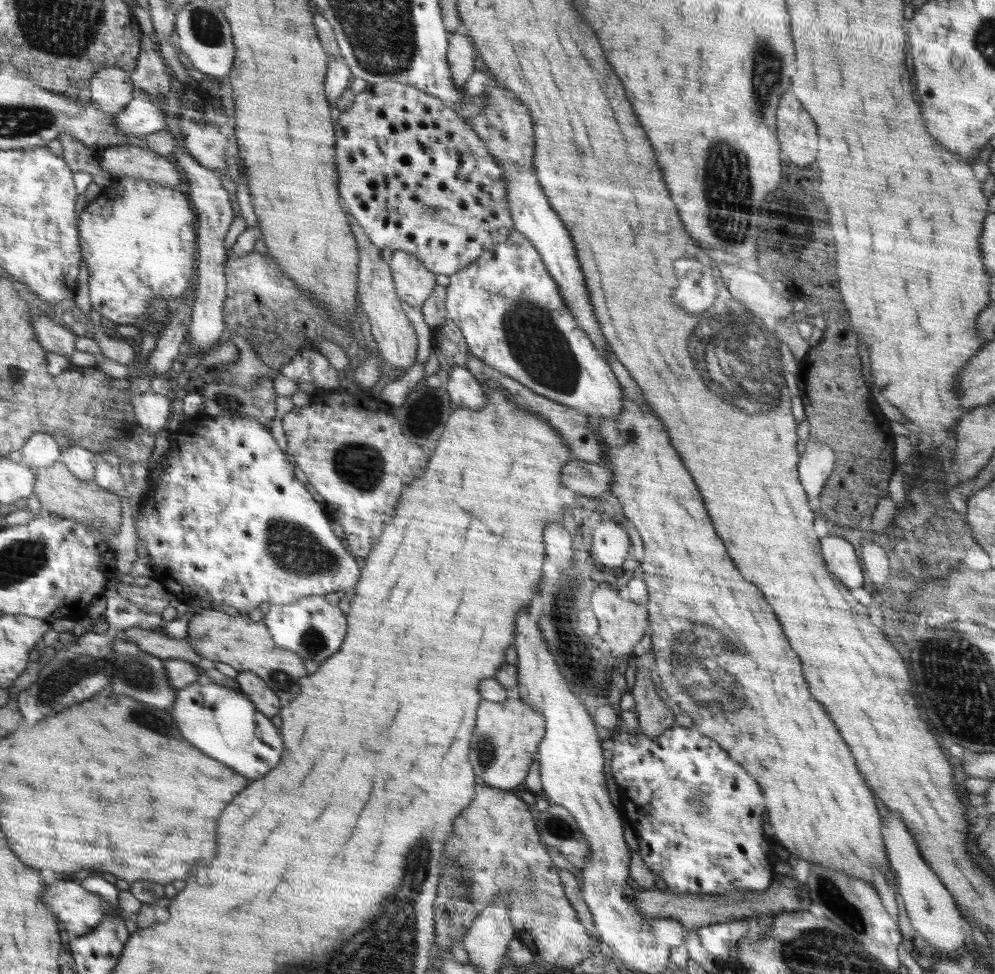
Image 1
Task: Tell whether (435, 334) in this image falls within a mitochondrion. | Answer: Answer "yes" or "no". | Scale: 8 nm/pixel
no

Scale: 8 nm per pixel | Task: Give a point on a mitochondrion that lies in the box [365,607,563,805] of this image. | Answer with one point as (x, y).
(486, 754)

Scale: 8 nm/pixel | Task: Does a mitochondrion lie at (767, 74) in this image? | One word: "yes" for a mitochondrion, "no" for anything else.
yes

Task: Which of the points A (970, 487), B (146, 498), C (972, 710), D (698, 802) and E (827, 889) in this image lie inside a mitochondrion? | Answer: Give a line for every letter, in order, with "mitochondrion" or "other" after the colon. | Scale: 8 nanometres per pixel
A: other
B: other
C: mitochondrion
D: mitochondrion
E: mitochondrion

